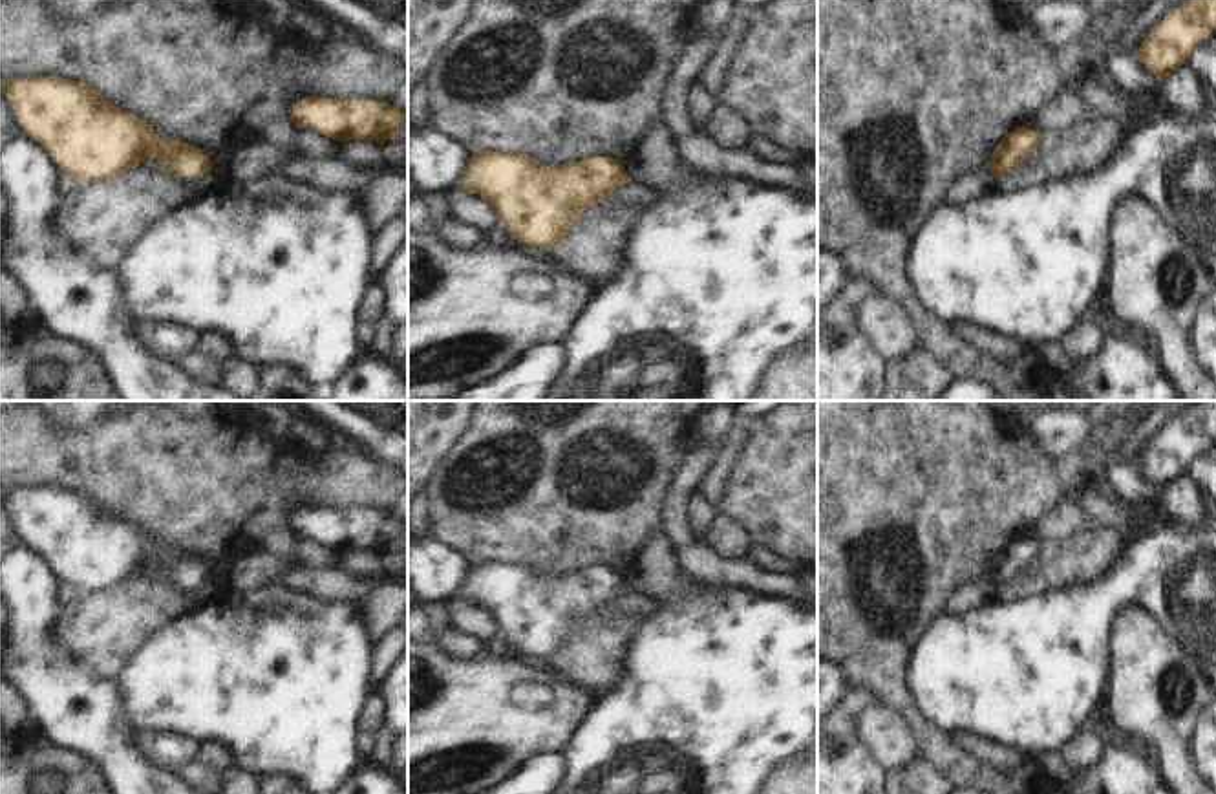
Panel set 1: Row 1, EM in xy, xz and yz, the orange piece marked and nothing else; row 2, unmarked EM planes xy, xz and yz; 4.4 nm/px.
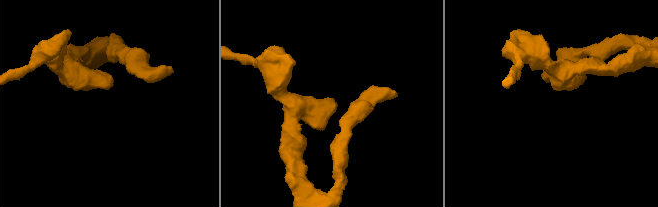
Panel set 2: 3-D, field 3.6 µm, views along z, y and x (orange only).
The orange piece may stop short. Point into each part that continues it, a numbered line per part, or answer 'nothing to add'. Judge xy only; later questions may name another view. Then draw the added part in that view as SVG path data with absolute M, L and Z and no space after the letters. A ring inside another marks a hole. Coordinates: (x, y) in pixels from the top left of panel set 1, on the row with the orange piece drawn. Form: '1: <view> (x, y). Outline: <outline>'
nothing to add

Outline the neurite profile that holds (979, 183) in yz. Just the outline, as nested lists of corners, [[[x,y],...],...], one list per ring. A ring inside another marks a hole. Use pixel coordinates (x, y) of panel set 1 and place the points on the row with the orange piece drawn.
[[[987,166],[969,172],[951,183],[944,196],[944,205],[969,205],[997,188],[997,177]]]

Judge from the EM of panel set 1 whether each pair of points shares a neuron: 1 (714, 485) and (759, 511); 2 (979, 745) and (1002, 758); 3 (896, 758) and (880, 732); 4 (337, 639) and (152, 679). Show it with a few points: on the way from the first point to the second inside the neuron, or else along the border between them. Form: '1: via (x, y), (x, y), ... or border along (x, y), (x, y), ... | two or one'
1: border along (739, 452), (723, 509), (746, 531) | two
2: via (984, 751), (997, 756) | one
3: via (896, 752), (885, 738) | one
4: via (291, 674), (198, 675) | one

